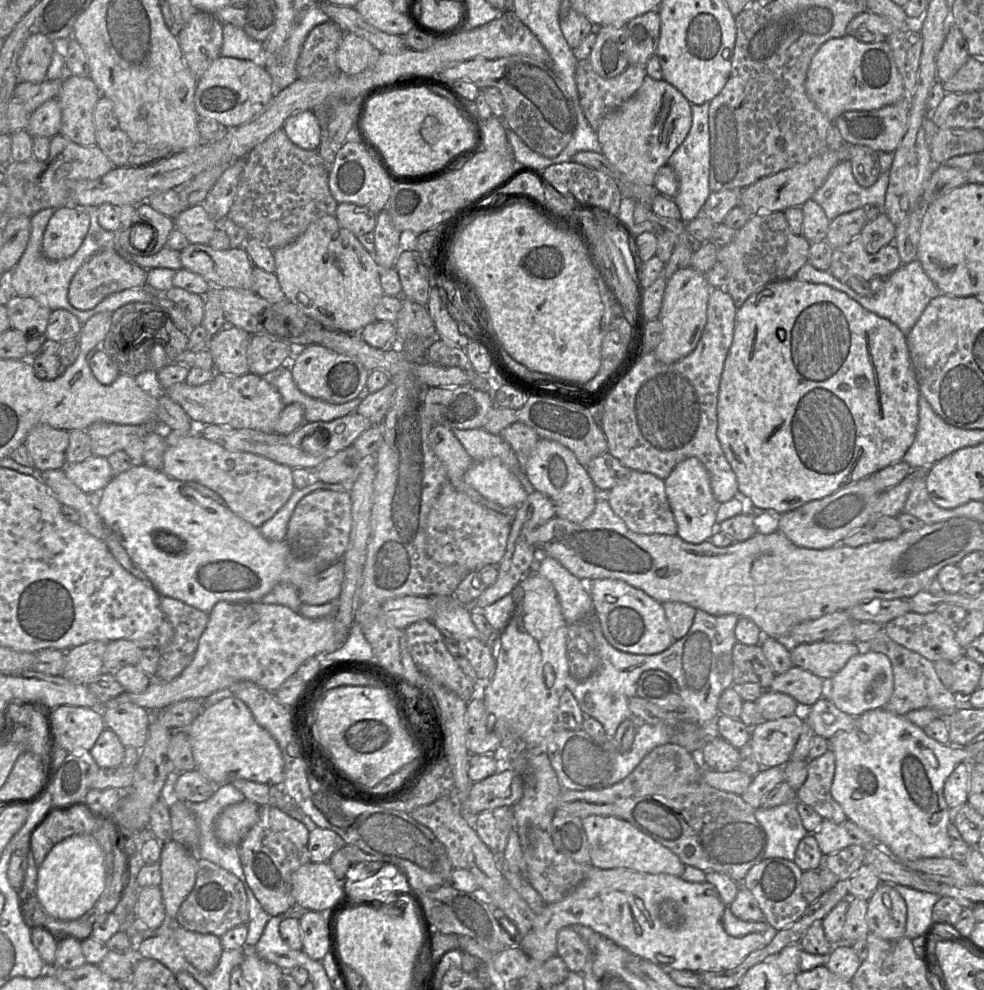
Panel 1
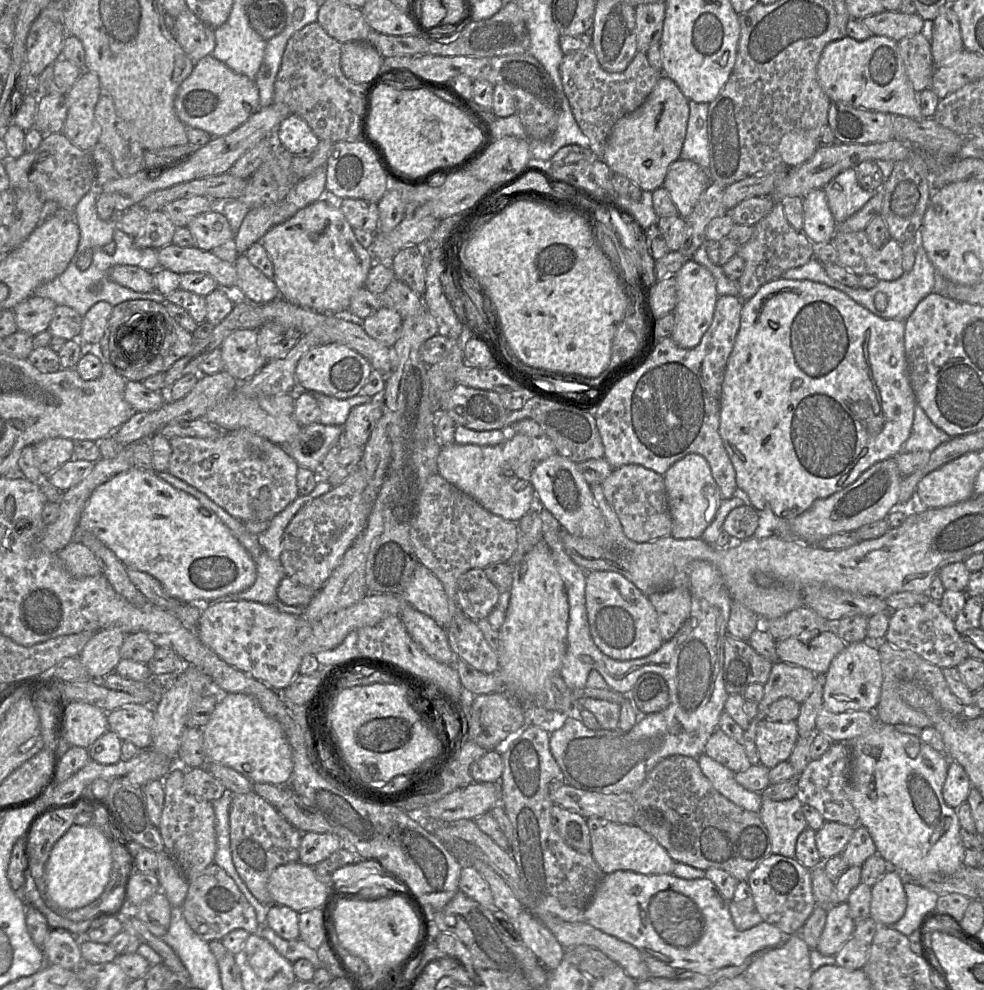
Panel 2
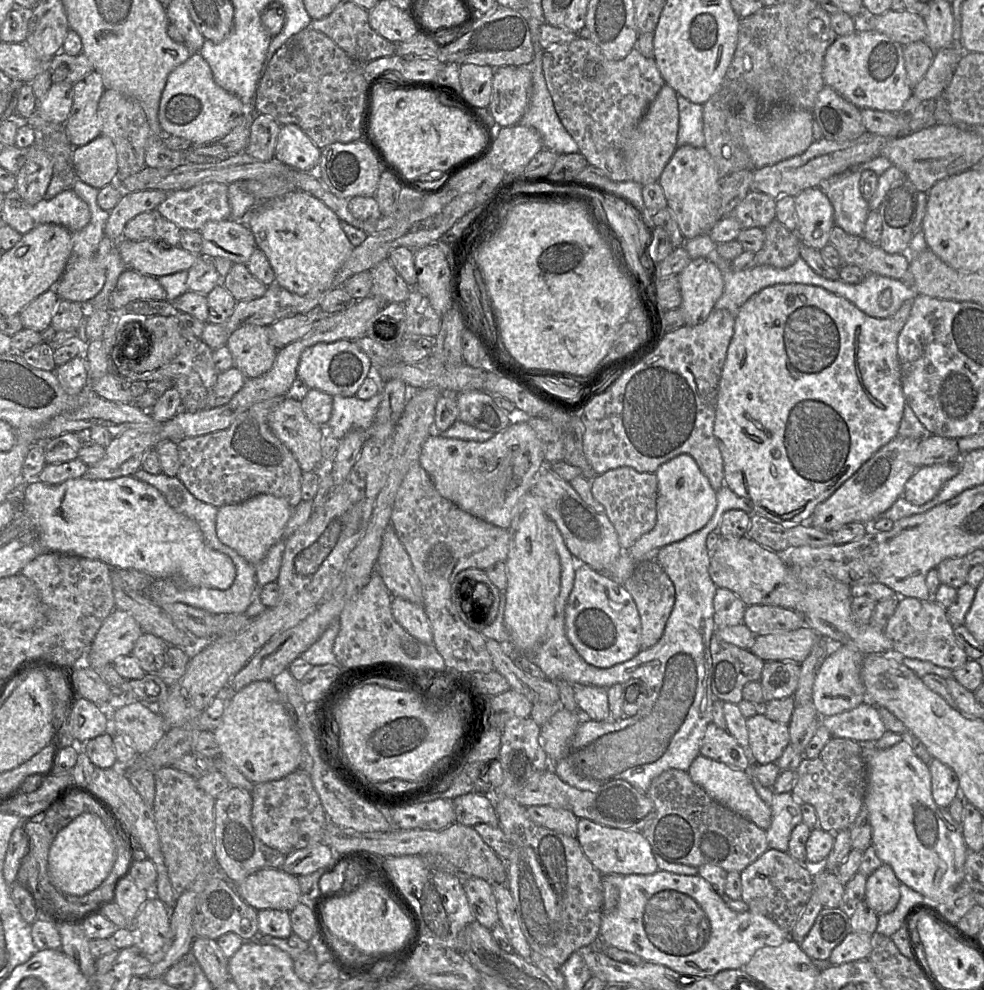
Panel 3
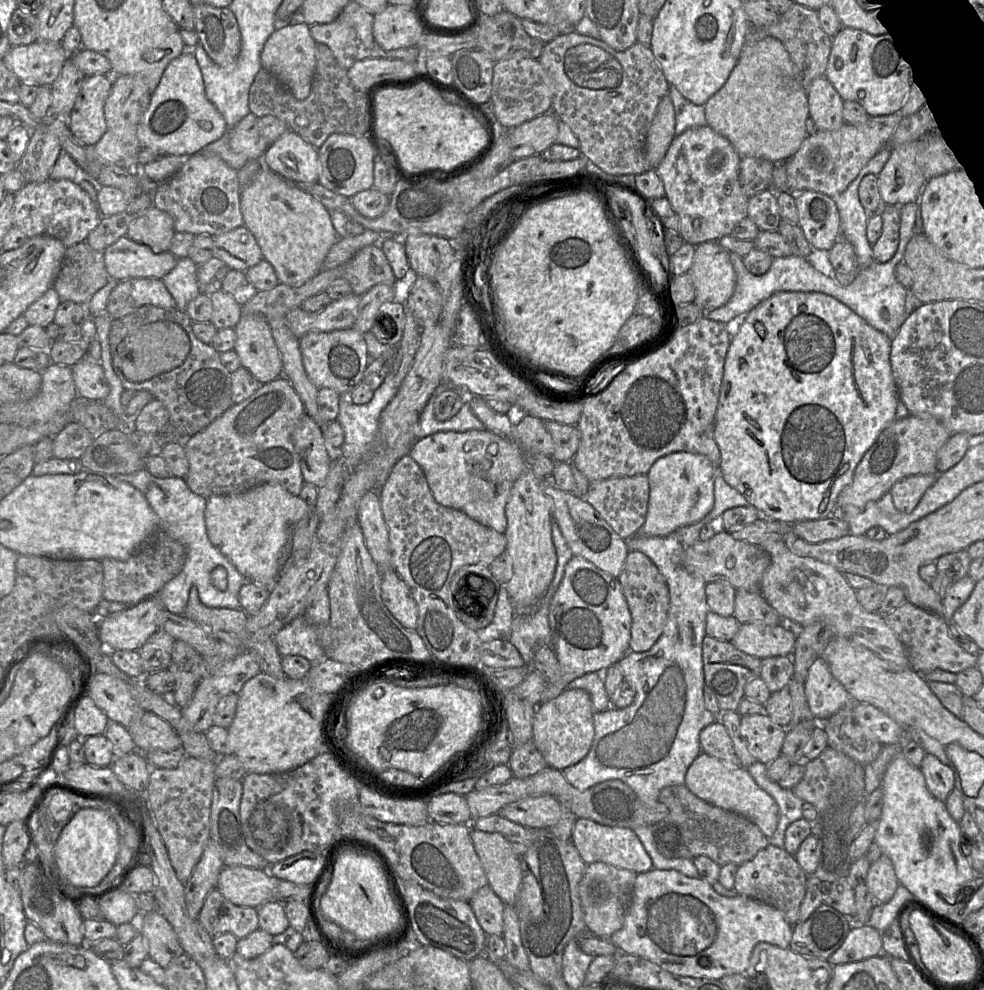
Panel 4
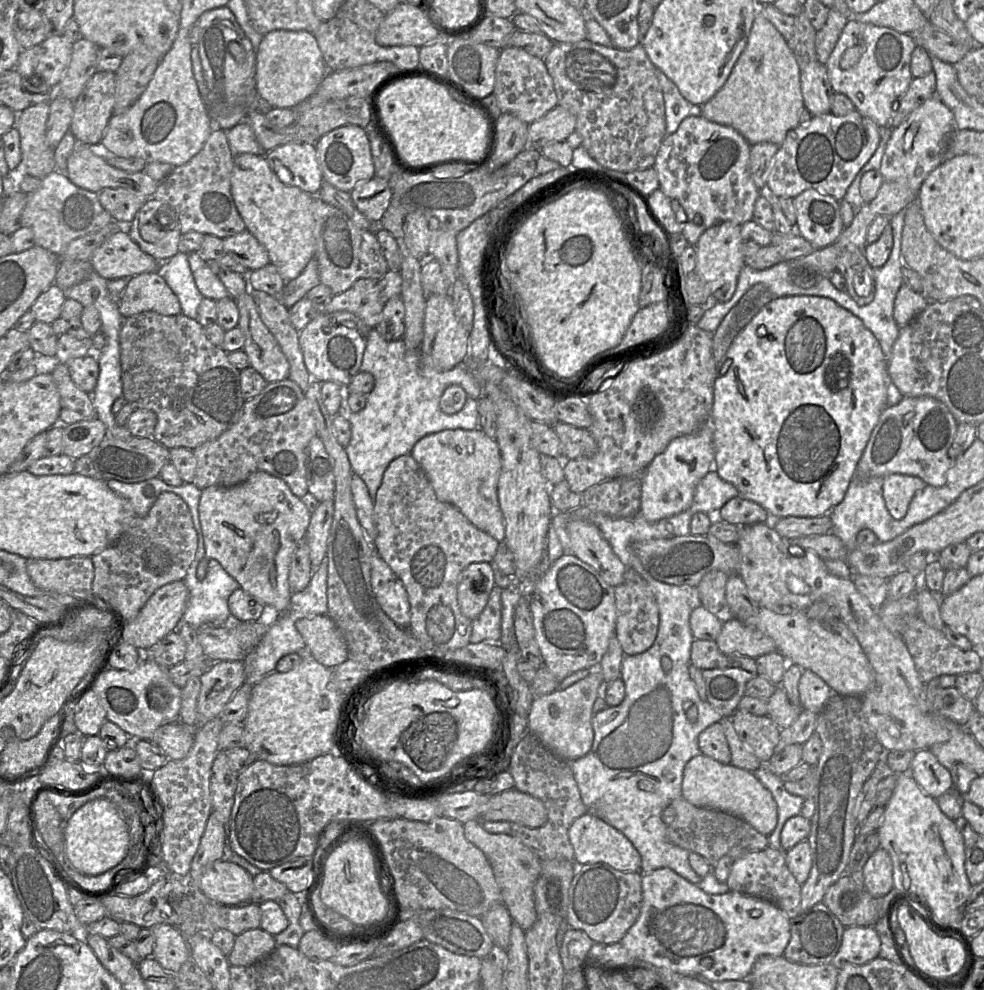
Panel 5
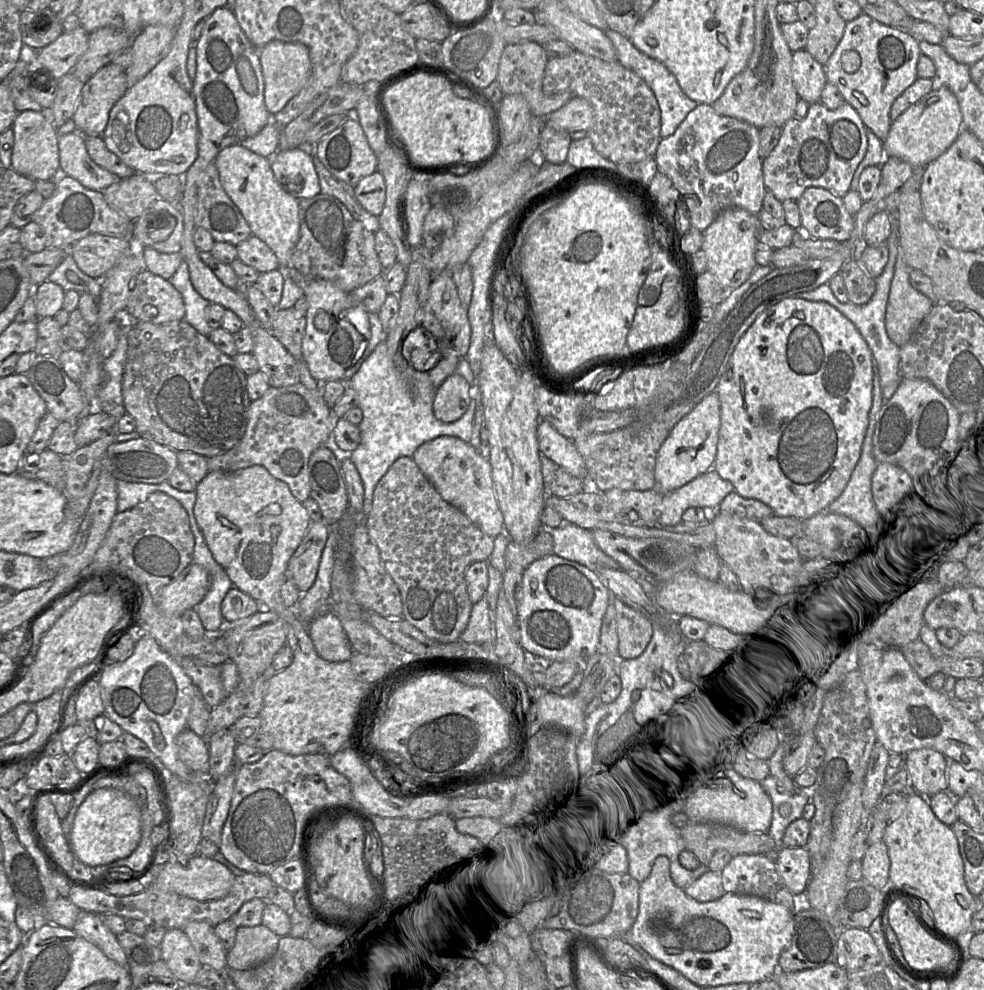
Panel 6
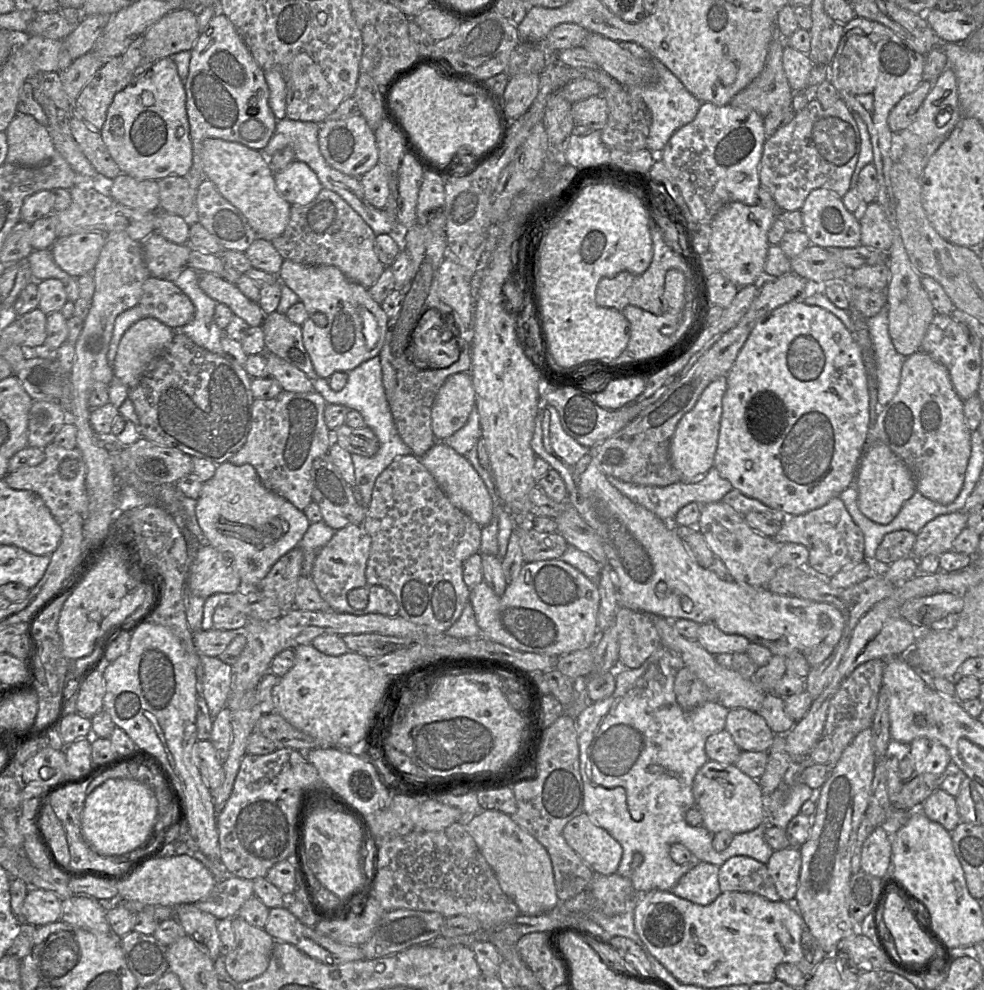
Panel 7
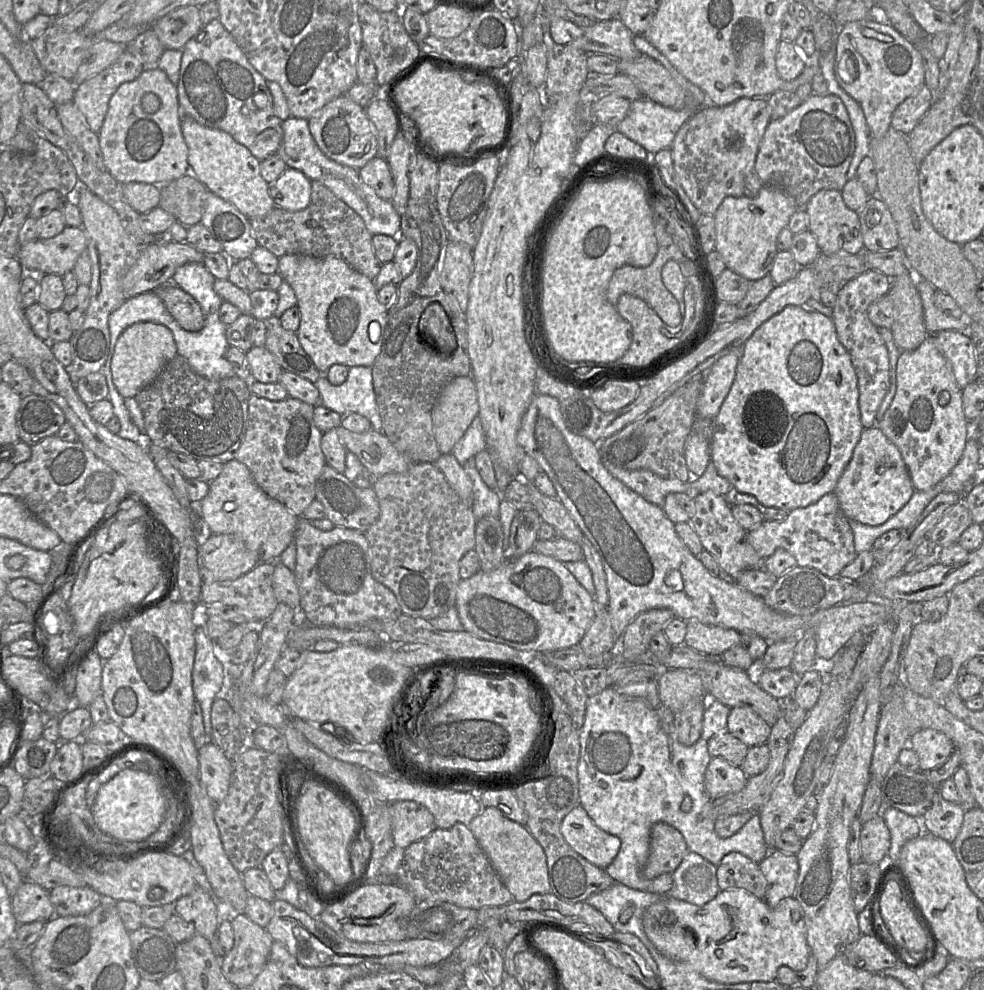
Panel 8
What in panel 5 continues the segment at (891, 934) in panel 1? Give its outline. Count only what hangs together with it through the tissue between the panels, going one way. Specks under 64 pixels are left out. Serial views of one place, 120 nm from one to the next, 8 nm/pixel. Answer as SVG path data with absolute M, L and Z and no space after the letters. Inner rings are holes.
M878 848L862 869L865 890L875 898L882 898L893 888L893 866L889 853Z

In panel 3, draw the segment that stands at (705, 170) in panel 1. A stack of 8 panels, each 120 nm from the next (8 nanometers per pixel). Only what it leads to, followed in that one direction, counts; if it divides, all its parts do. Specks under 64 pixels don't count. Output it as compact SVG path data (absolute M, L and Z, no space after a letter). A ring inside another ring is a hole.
M677 95L679 128L677 146L704 147L703 105L695 104Z

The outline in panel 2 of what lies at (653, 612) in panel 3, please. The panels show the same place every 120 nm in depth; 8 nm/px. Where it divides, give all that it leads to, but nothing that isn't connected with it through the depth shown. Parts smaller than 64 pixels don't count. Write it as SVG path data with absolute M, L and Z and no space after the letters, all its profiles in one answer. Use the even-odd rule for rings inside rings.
M677 587L647 596L657 612L662 640L670 640L687 620L691 611L691 596L687 587Z

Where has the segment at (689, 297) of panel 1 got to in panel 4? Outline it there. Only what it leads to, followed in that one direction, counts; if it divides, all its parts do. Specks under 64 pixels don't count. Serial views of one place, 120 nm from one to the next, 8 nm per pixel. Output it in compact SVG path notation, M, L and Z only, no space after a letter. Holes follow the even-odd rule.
M707 241L695 247L692 265L687 273L691 276L695 288L693 303L701 309L702 315L725 305L734 293L736 274L729 252L719 241Z

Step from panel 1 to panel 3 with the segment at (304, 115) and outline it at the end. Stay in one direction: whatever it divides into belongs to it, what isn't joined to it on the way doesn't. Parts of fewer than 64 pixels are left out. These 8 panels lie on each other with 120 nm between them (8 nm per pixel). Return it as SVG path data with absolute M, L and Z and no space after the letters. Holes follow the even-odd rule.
M295 124L281 125L274 158L299 171L315 172L321 149Z

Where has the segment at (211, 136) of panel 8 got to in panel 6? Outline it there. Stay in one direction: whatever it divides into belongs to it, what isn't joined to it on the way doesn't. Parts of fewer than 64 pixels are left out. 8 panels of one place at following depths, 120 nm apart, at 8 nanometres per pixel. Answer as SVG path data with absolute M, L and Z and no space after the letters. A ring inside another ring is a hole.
M237 143L222 149L214 162L224 190L240 209L253 235L274 251L280 262L279 269L291 268L292 252L300 236L299 200L285 191L276 180L271 158Z

